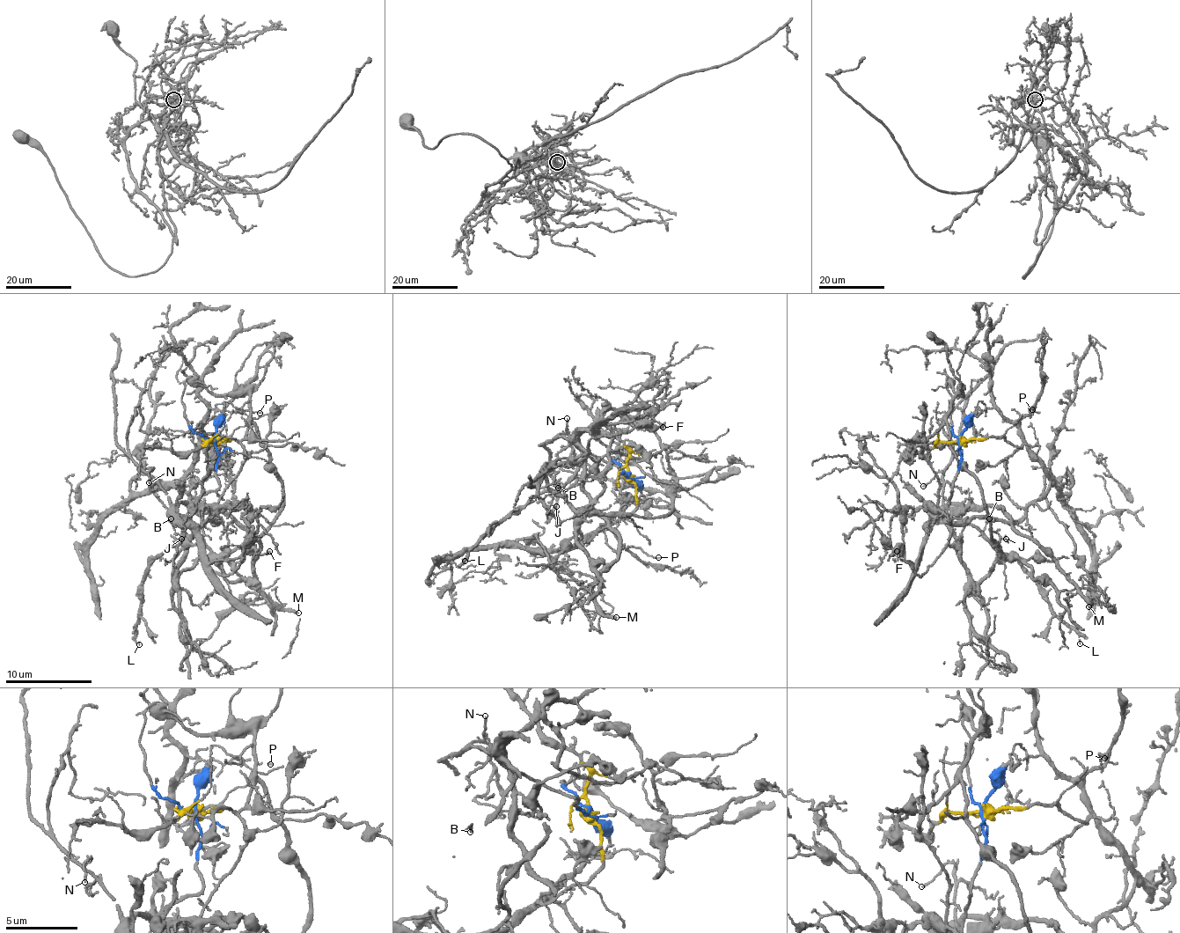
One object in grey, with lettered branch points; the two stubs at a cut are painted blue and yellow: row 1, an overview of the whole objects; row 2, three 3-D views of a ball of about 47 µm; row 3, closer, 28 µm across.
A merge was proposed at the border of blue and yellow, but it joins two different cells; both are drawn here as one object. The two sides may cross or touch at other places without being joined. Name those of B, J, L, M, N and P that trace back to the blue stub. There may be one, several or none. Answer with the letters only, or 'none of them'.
B, J, L, M, N

